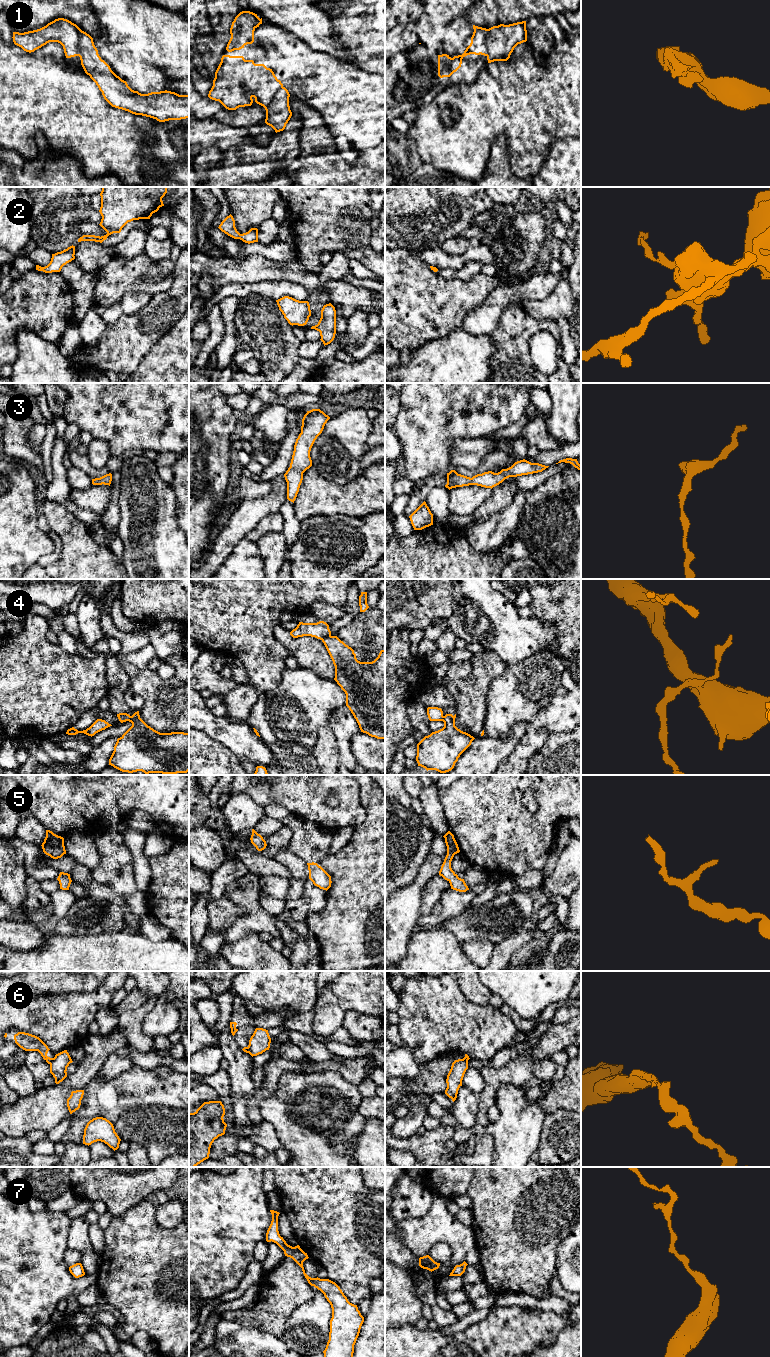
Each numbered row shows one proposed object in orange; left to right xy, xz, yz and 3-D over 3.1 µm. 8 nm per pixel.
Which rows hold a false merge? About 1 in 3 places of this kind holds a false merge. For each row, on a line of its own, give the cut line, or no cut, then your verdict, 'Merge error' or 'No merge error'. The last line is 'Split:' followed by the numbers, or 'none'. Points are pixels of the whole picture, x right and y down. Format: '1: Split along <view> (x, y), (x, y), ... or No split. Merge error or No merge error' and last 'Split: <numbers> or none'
1: Split along yz (488, 29), (486, 55). Merge error
2: No split. No merge error
3: No split. No merge error
4: Split along xz (330, 635), (321, 639). Merge error
5: No split. No merge error
6: Split along xy (54, 1058), (50, 1064). Merge error
7: No split. No merge error
Split: 1, 4, 6

